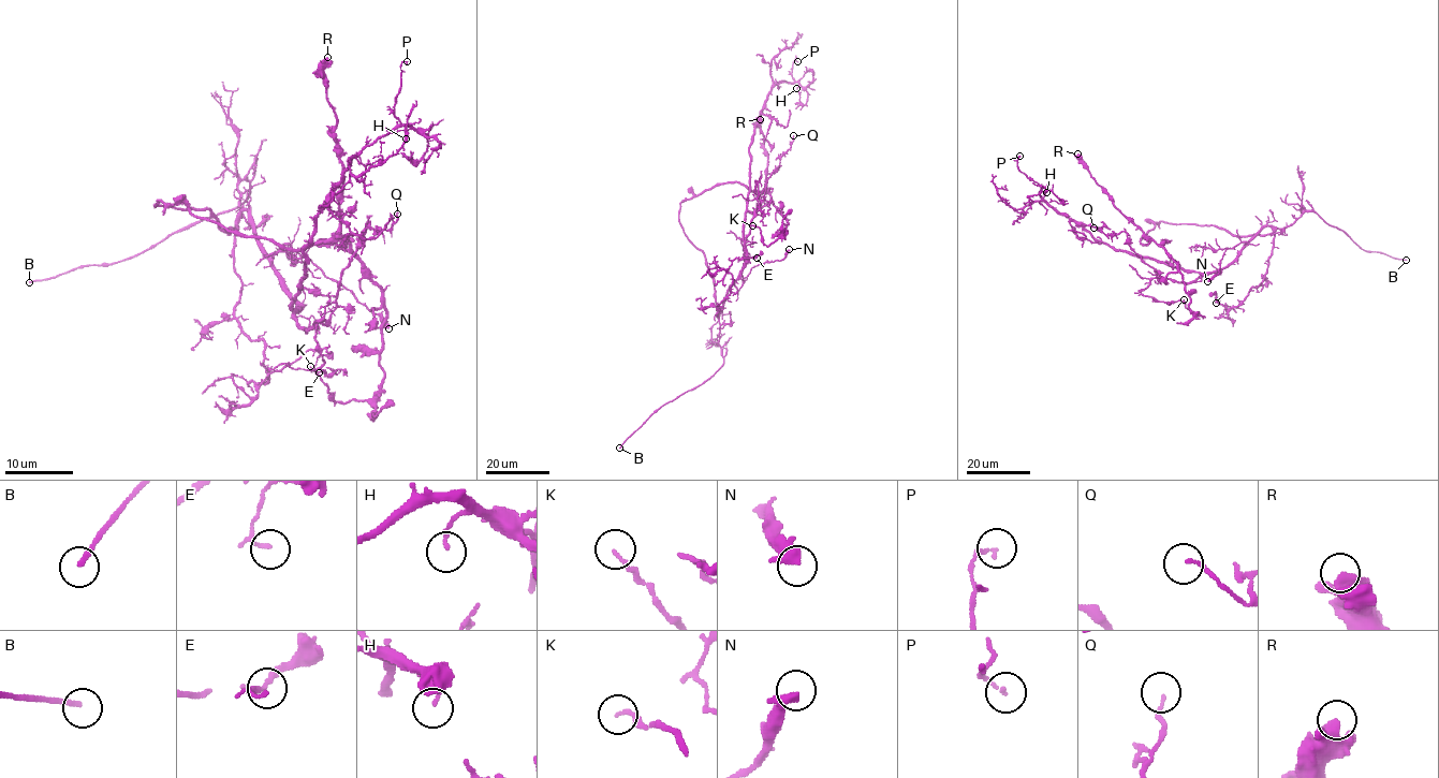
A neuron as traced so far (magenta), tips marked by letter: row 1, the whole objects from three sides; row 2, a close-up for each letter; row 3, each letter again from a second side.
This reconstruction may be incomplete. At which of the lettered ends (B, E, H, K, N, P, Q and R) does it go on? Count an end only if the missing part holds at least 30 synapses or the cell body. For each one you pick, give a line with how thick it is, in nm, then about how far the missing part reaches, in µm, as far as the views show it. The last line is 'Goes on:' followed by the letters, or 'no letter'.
B: Thickness 190 nm. Missing length about 25 µm
Goes on: B

